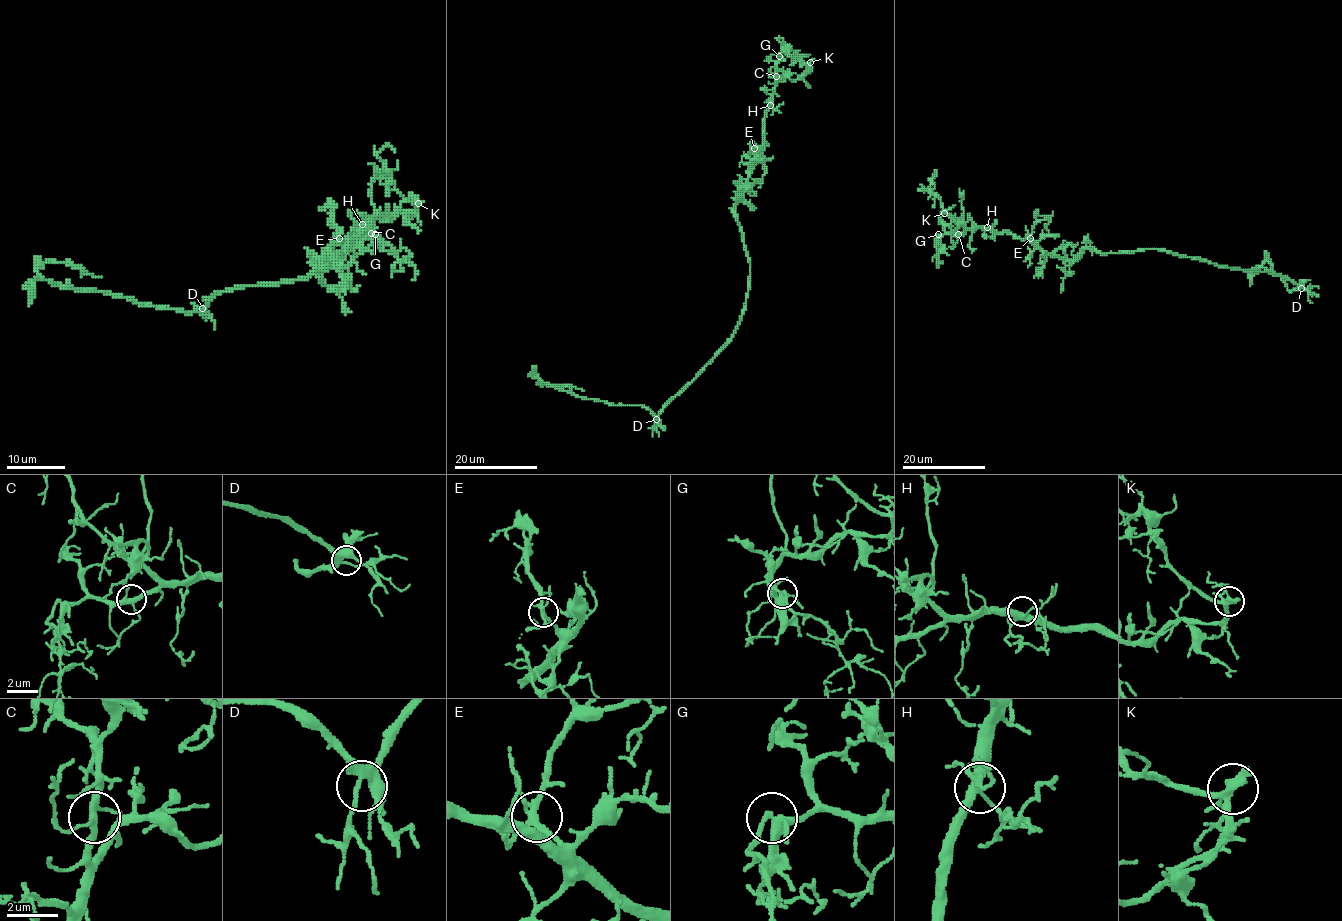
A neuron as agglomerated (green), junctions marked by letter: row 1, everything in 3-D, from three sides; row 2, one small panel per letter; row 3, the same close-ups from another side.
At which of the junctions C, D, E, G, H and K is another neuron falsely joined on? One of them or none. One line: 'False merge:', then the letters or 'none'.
False merge: K

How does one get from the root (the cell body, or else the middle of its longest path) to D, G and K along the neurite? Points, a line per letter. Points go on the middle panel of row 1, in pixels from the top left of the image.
D: (747, 288), (743, 314), (731, 340), (664, 407), (656, 419)
G: (747, 288), (749, 258), (734, 204), (763, 148), (764, 114), (775, 84), (779, 56)
K: (747, 288), (749, 258), (734, 204), (763, 148), (764, 114), (775, 83), (785, 76), (798, 79), (811, 62)

